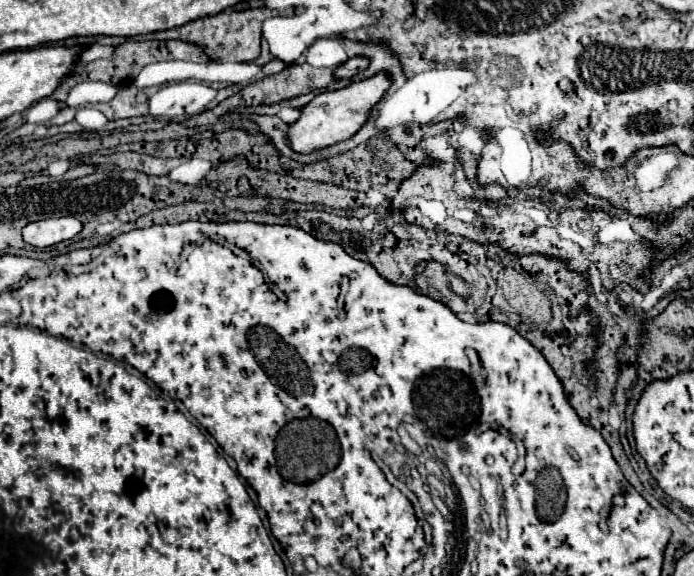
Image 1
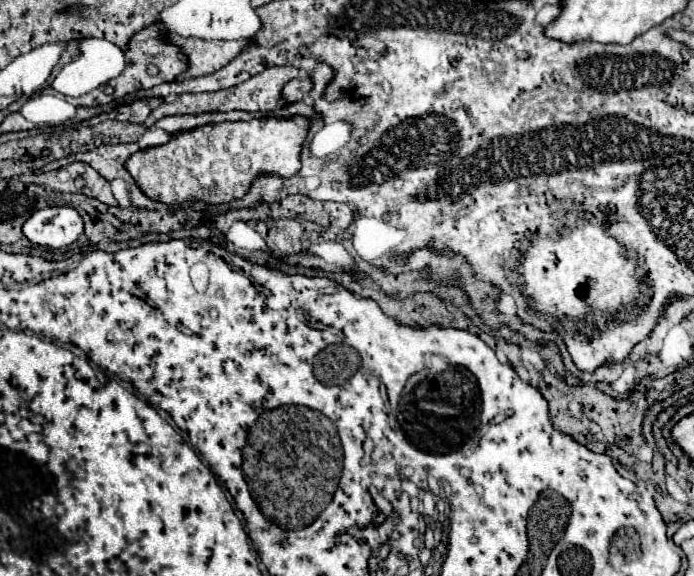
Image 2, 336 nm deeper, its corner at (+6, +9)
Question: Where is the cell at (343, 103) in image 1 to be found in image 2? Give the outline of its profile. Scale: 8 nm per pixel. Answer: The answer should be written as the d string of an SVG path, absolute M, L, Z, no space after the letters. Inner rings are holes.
M303 117L209 123L191 131L175 133L163 145L133 153L125 161L125 169L147 197L165 205L177 205L183 201L225 205L233 199L243 199L253 181L261 175L295 175L301 169L299 153L307 137L307 129L309 123Z

